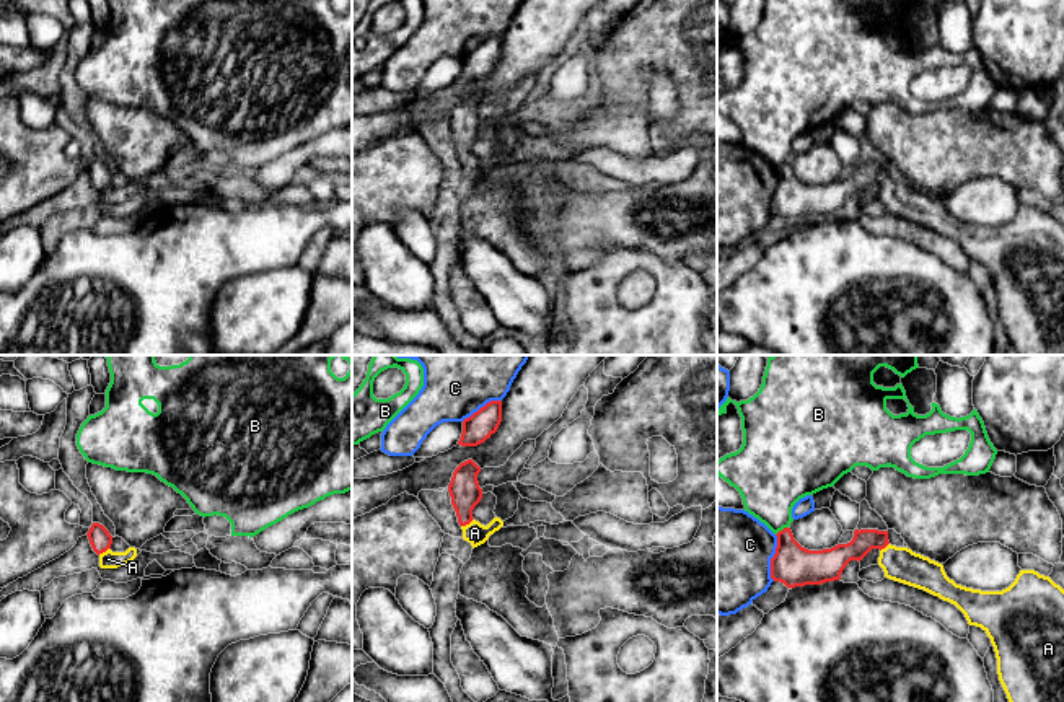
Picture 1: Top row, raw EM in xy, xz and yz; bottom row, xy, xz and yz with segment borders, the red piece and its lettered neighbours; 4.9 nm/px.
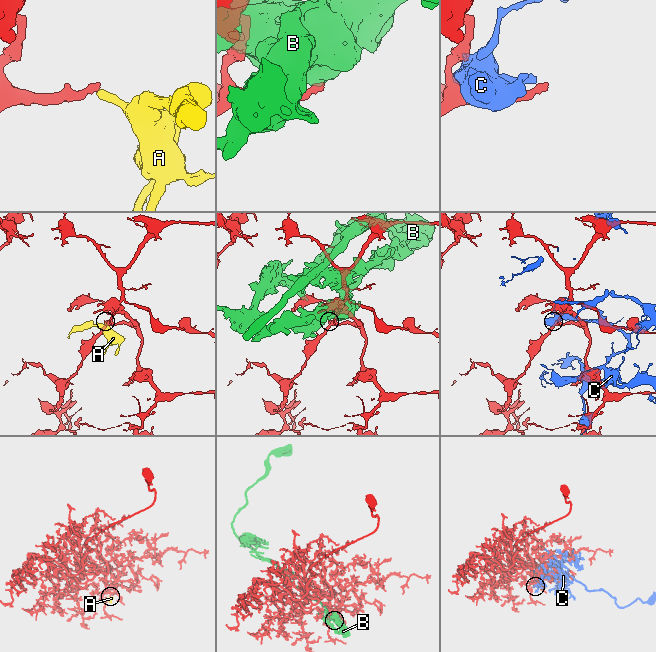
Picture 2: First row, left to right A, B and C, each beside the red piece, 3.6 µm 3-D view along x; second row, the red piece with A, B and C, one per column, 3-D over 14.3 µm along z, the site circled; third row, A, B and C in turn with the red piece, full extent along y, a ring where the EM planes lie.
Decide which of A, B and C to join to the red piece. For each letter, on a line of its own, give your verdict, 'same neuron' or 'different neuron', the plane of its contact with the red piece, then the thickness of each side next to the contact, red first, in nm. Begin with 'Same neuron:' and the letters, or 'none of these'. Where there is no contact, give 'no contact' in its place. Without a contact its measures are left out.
Same neuron: A
A: same neuron; meets red in xz; 150 nm thick on the red side, 110 nm on the other
B: different neuron; meets red in yz; 200 nm thick on the red side, 320 nm on the other
C: different neuron; meets red in yz; 200 nm thick on the red side, 480 nm on the other

